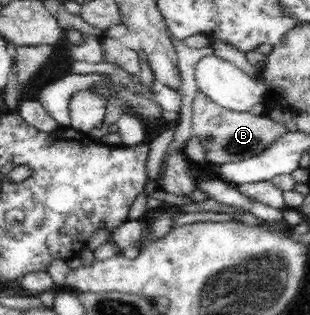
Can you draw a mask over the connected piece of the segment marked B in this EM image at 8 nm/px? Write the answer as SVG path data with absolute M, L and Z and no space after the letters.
M196 88L192 110L192 132L206 149L206 161L212 164L223 165L258 156L270 145L274 145L283 134L290 131L282 123L270 118L267 113L261 115L236 113L219 107L198 88Z

